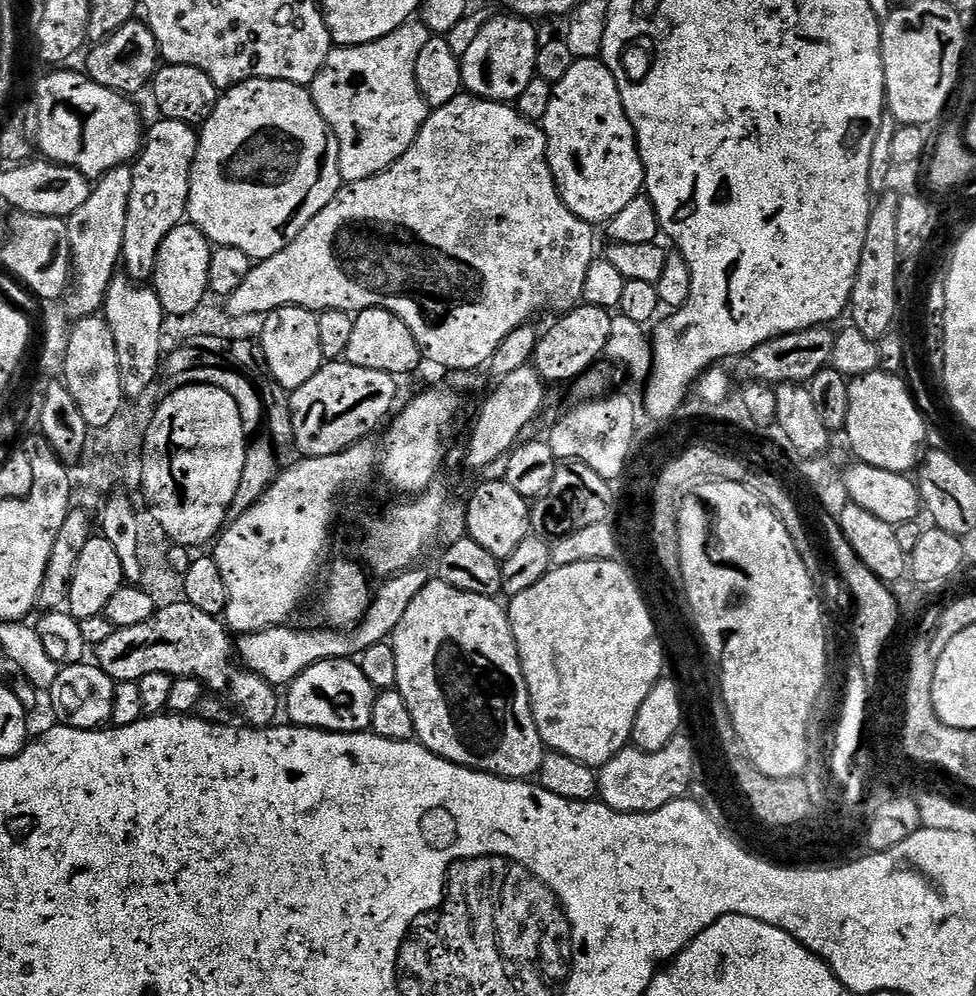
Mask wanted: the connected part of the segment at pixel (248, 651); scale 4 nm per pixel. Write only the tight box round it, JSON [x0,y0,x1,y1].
[234,566,430,686]

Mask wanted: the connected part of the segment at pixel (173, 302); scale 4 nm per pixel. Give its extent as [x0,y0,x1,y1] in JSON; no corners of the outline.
[154,222,213,315]

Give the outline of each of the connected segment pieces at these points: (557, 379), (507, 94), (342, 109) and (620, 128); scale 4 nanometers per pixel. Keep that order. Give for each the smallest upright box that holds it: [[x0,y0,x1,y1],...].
[[534,303,613,385],[460,14,538,102],[310,18,432,183],[542,60,645,226]]

